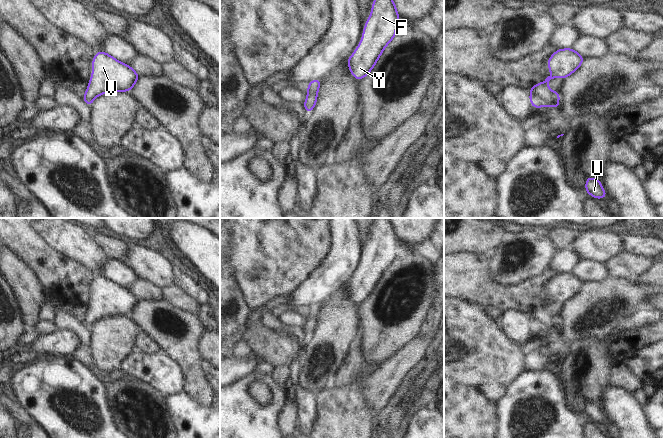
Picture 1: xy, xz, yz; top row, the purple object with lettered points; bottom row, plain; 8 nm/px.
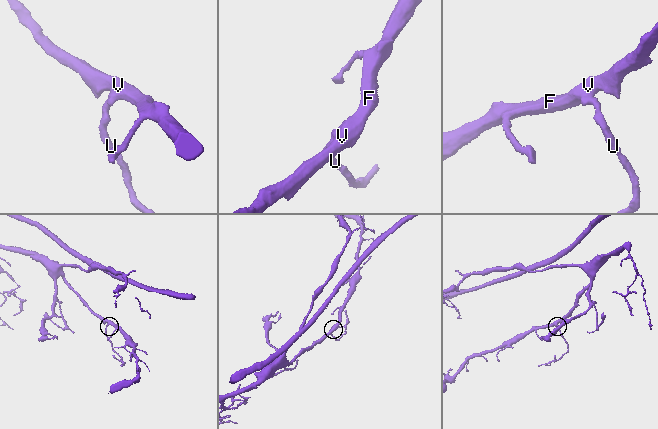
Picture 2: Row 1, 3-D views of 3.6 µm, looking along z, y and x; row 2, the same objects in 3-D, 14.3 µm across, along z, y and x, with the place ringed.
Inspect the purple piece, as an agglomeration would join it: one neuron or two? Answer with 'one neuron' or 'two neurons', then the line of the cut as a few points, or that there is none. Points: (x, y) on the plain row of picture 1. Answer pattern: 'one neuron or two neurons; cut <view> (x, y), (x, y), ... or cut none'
one neuron; cut none

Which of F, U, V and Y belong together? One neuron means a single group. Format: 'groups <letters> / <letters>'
groups F U V Y

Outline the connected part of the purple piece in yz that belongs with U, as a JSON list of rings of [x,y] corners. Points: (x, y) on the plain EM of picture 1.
[[[590,400],[586,401],[585,417],[592,420],[594,423],[605,423],[608,420],[600,403]]]

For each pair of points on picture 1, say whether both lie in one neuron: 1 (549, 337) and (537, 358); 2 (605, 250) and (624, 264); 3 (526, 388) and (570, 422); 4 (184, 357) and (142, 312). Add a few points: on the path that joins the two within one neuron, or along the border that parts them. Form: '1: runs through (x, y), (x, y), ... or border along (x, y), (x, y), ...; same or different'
1: runs through (544, 341), (537, 348), (537, 353); same
2: border along (624, 250), (606, 262); different
3: runs through (538, 392), (555, 401), (559, 410); same
4: runs through (173, 346), (150, 323); same

